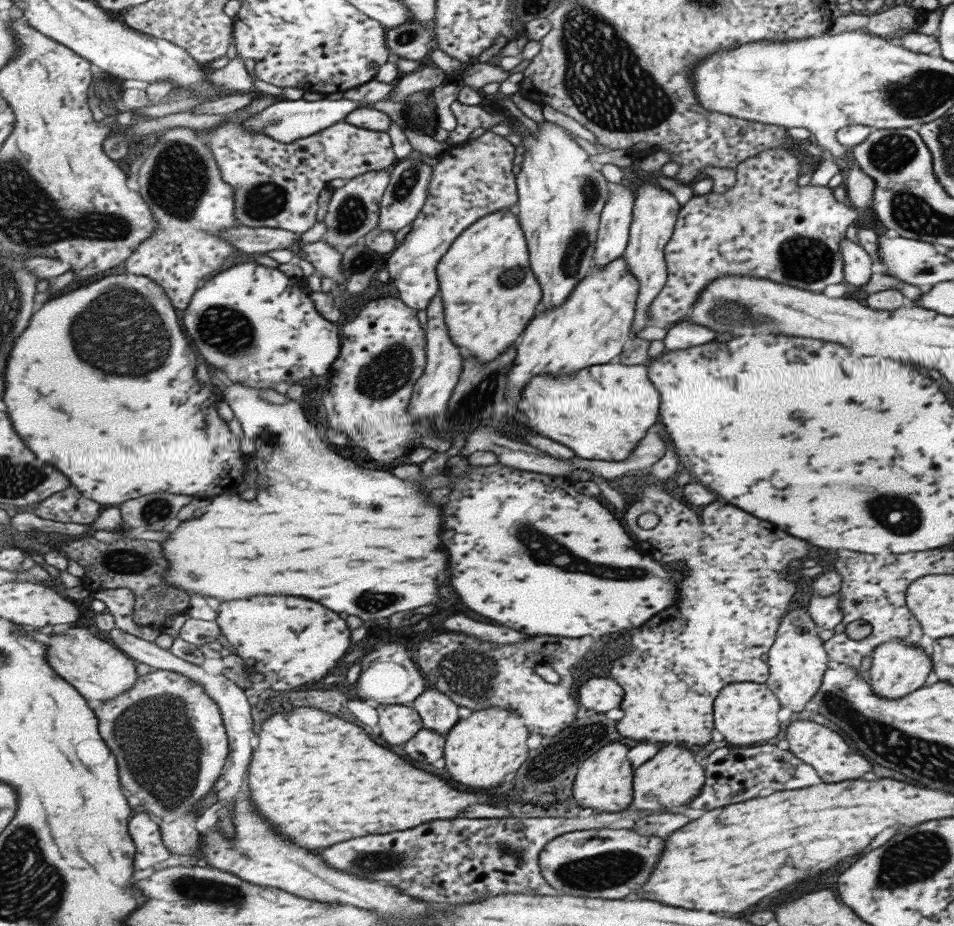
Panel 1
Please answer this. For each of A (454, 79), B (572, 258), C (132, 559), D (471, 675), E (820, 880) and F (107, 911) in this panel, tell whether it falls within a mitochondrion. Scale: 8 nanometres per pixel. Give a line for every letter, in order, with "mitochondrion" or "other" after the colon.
A: other
B: mitochondrion
C: mitochondrion
D: mitochondrion
E: other
F: other

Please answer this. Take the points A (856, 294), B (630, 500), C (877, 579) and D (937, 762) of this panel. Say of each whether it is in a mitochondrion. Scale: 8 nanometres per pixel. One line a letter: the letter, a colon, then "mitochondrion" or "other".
A: other
B: other
C: other
D: mitochondrion

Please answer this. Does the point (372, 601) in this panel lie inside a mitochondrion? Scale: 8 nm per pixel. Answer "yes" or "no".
yes

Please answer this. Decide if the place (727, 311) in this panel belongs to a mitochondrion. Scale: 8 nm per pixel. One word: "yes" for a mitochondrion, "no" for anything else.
yes

